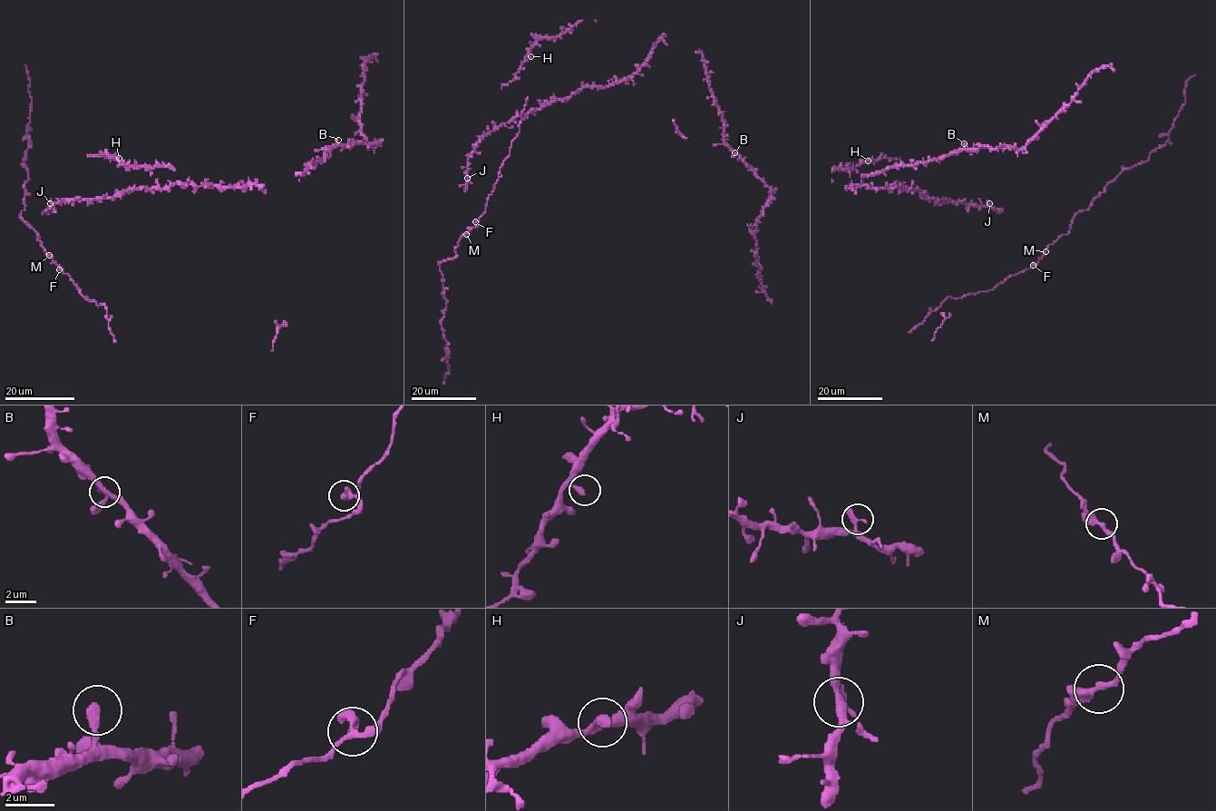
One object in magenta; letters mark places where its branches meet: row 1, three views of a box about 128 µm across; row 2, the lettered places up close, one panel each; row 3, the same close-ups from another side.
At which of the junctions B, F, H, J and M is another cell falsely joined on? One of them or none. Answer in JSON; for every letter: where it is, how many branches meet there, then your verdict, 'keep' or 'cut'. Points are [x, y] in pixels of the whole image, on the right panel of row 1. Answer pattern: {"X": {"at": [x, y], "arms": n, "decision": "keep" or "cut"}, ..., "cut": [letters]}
{"B": {"at": [964, 143], "arms": 1, "decision": "keep"}, "F": {"at": [1033, 265], "arms": 2, "decision": "keep"}, "H": {"at": [868, 161], "arms": 1, "decision": "keep"}, "J": {"at": [989, 203], "arms": 2, "decision": "keep"}, "M": {"at": [1045, 251], "arms": 2, "decision": "keep"}, "cut": []}

